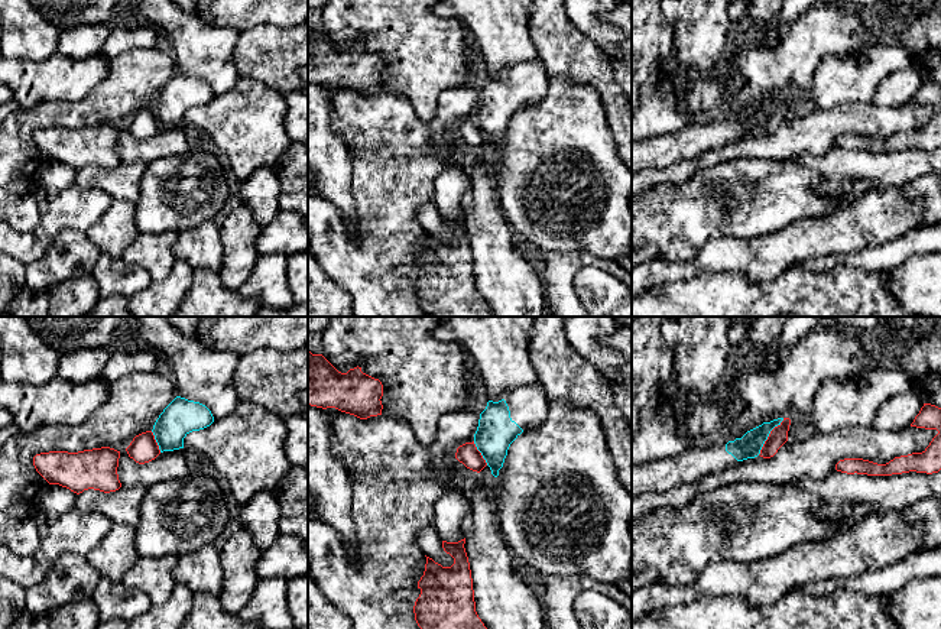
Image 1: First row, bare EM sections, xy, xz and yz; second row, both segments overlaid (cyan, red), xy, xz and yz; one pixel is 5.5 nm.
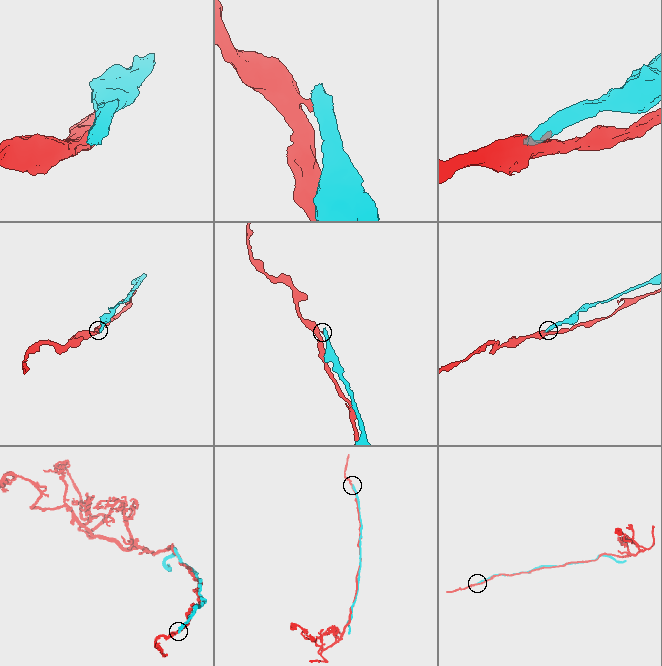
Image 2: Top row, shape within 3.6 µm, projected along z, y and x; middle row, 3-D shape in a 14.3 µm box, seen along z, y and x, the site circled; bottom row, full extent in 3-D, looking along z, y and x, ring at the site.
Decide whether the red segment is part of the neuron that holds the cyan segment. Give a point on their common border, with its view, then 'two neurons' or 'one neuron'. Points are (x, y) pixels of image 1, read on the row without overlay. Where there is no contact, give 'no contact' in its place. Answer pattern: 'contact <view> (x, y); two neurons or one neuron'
contact yz (768, 112); two neurons

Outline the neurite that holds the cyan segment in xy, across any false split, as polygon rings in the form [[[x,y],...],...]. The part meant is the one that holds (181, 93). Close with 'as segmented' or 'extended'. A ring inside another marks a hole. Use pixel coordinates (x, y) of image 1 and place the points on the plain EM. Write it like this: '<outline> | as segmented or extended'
[[[176,72],[159,91],[153,101],[153,111],[160,129],[184,124],[184,114],[210,103],[214,98],[211,87],[194,77]]] | as segmented

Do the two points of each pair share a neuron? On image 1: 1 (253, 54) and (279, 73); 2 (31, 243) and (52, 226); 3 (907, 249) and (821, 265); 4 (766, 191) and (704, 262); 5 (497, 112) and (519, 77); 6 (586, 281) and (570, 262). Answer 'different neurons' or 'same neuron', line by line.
1: same neuron
2: different neurons
3: same neuron
4: different neurons
5: same neuron
6: different neurons

